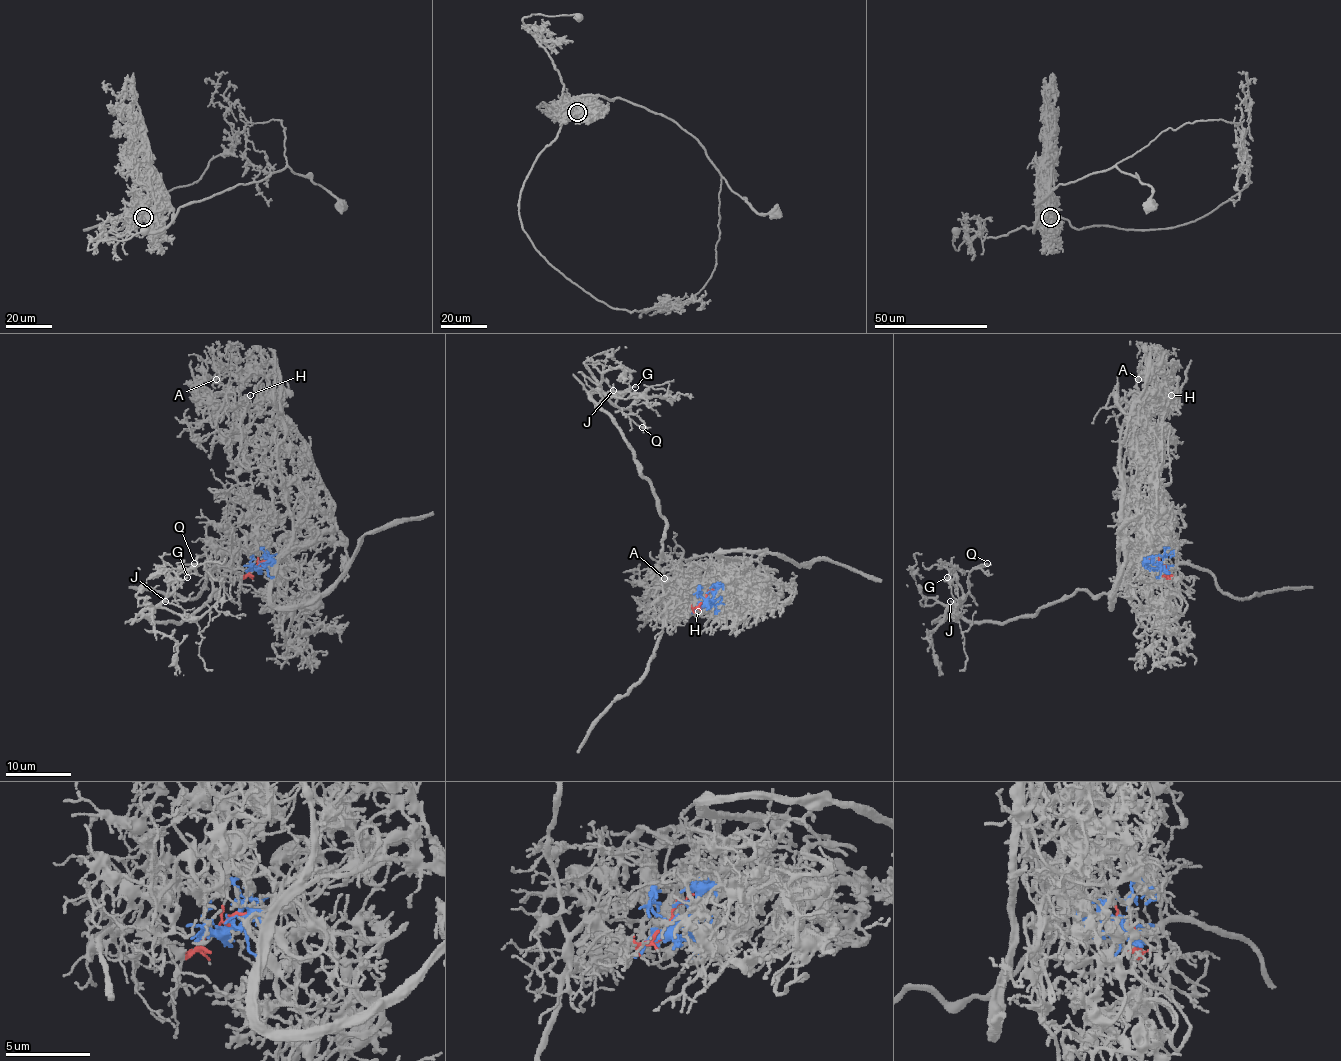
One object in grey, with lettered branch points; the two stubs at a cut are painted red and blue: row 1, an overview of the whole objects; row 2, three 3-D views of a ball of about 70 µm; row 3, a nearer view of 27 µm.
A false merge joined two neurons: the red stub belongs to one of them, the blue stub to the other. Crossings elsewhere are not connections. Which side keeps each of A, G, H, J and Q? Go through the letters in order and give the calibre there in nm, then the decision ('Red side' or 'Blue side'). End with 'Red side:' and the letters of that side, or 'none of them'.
A: Thickness 150 nm. Blue side
G: Thickness 120 nm. Red side
H: Thickness 120 nm. Blue side
J: Thickness 100 nm. Red side
Q: Thickness 100 nm. Red side
Red side: G, J, Q

